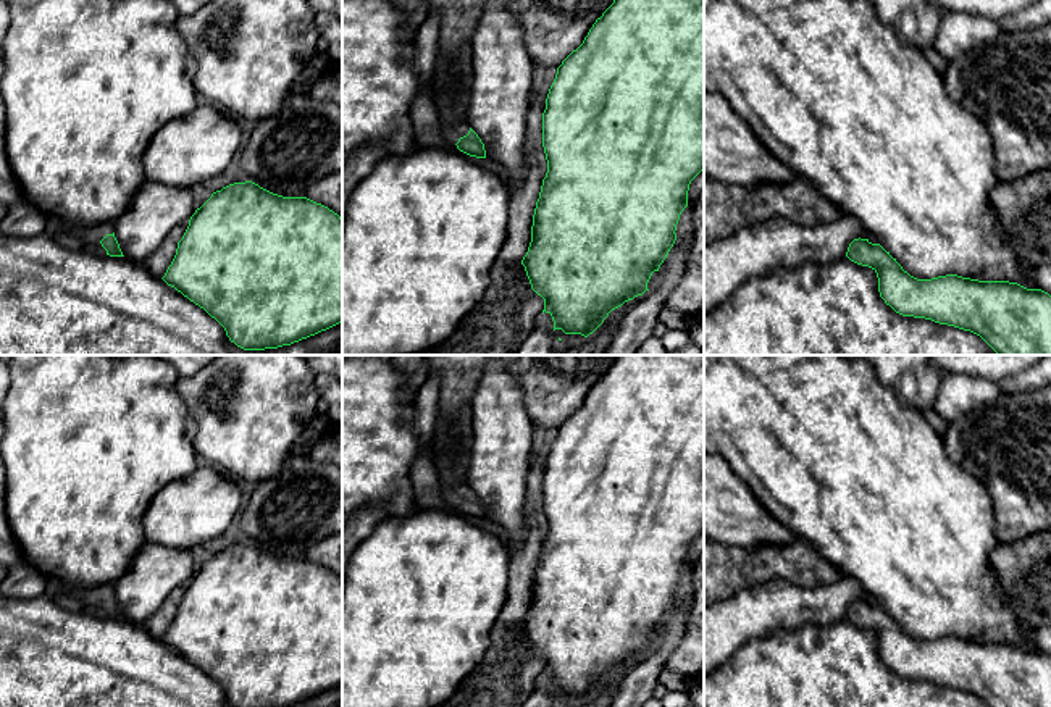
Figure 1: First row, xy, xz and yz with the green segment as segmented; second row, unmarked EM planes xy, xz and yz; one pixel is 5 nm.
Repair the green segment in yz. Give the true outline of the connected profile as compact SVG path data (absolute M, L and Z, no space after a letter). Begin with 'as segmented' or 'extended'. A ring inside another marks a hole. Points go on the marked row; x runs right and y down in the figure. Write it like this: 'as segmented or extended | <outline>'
as segmented | M860 237L846 257L877 273L880 297L902 316L970 331L998 355L1051 355L1051 295L1041 289L957 274L917 279L880 244Z

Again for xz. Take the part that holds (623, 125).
as segmented | M613 0L596 19L583 44L557 68L542 113L542 147L547 173L536 202L531 242L521 260L531 289L544 299L542 313L549 313L554 331L588 337L625 302L643 295L654 271L667 258L676 241L676 224L688 207L691 181L704 169L704 0Z

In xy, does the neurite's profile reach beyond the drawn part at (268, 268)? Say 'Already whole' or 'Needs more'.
Already whole

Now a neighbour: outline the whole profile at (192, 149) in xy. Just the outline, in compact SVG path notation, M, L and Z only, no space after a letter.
M211 103L166 123L144 153L147 182L192 189L223 173L242 147L241 124Z

